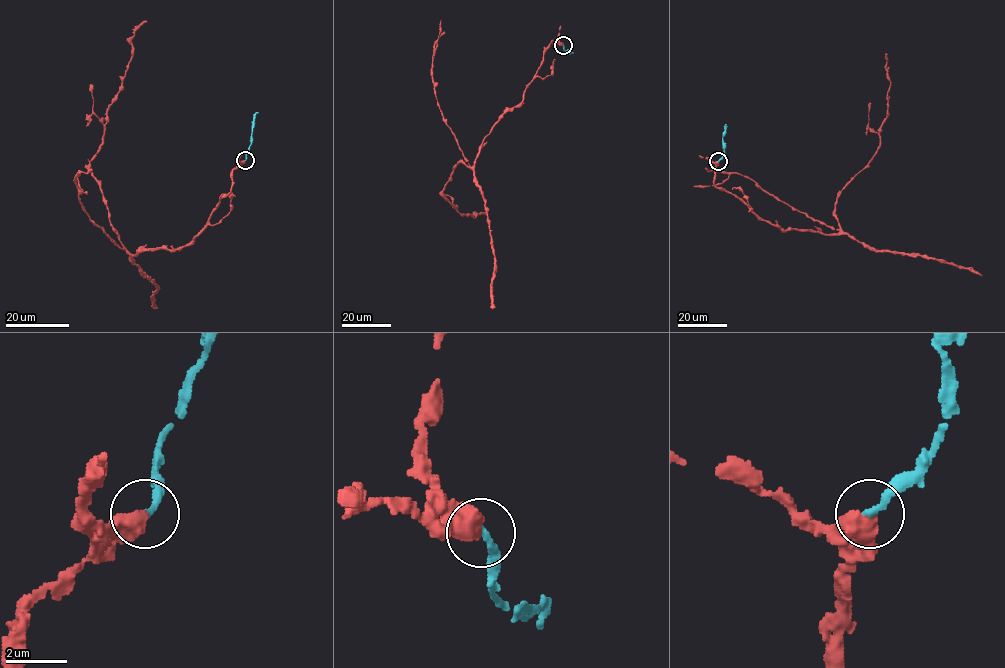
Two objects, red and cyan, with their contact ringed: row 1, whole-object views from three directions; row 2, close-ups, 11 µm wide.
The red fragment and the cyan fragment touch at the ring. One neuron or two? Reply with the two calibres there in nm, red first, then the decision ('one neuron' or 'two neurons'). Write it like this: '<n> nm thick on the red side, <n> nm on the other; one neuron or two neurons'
650 nm thick on the red side, 240 nm on the other; one neuron

